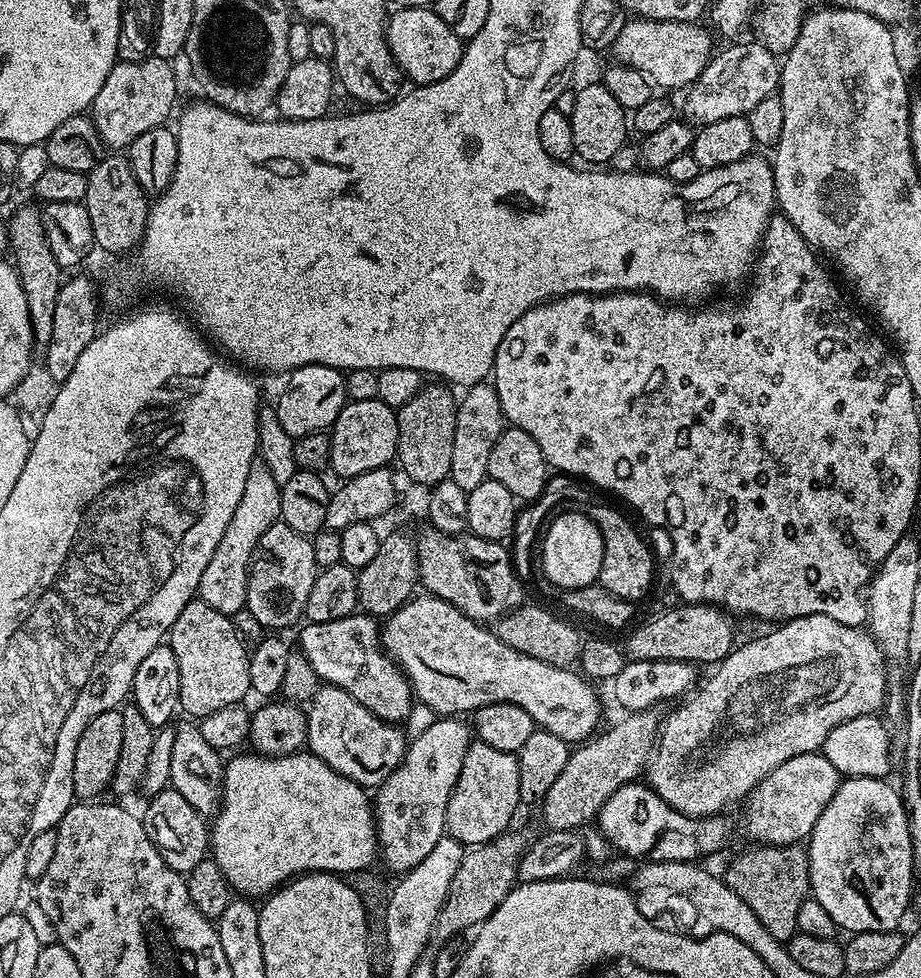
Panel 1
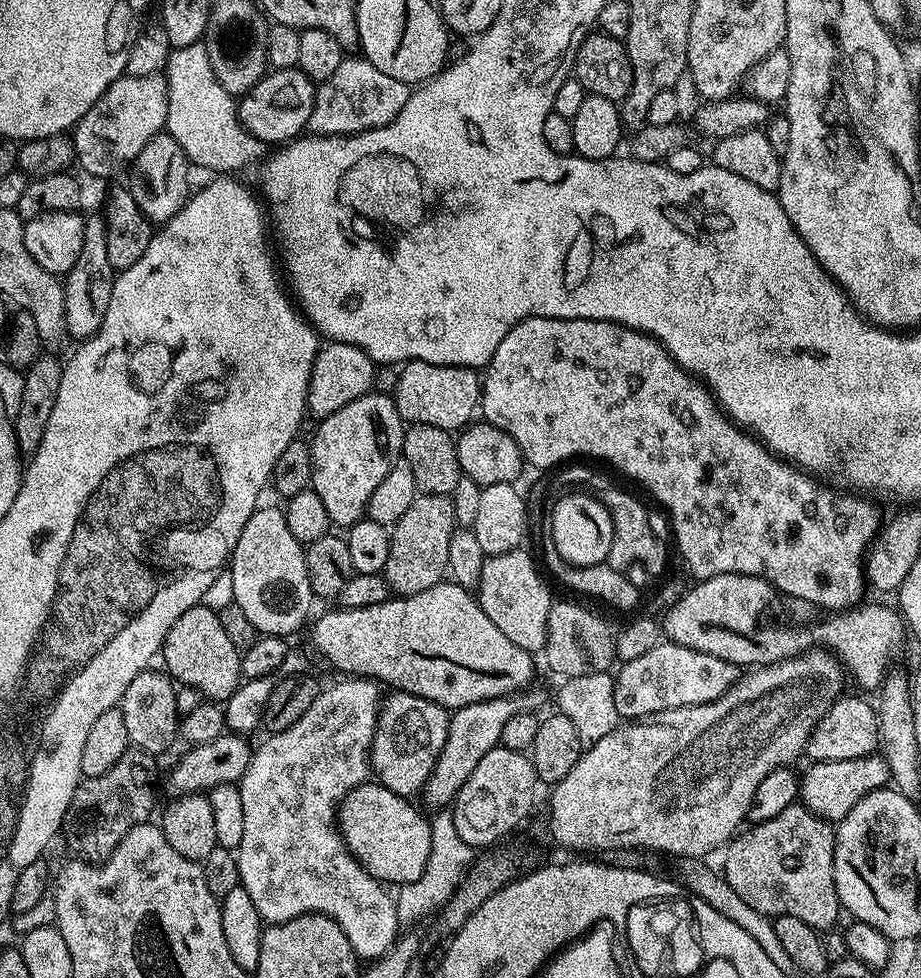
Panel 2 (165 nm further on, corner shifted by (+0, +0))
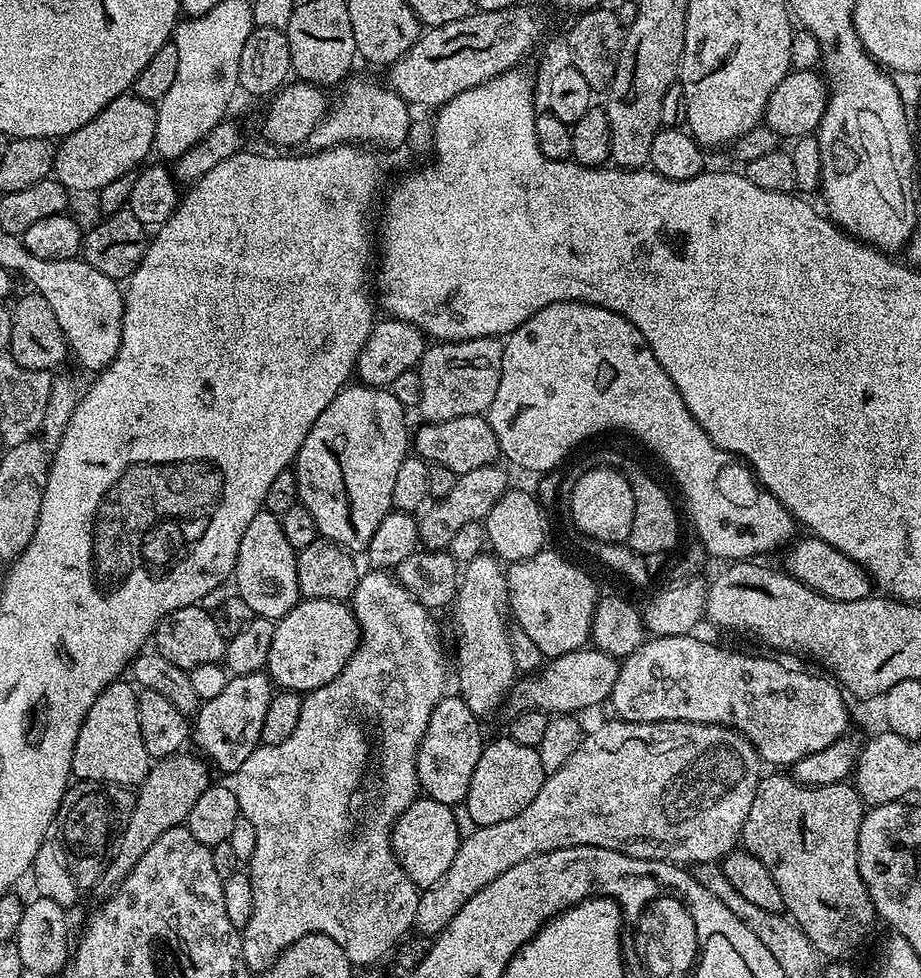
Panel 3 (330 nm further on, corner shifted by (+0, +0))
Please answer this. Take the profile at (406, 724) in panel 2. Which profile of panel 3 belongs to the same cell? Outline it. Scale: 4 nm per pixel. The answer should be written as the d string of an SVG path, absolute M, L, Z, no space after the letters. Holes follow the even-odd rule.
M458 694L445 695L435 707L416 756L420 787L429 799L453 806L467 799L470 779L486 743L480 724Z

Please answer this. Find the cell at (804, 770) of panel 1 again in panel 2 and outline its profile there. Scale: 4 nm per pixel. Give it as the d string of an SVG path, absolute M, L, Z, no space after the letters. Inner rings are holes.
M880 754L846 758L842 762L822 760L813 763L811 767L808 773L803 773L800 781L799 799L815 816L829 822L846 818L846 814L850 814L850 810L854 810L854 806L866 798L866 794L885 787L890 780L887 763Z

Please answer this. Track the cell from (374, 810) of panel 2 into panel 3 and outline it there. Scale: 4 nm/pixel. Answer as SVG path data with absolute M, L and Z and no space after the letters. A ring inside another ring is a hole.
M418 798L397 818L392 828L394 854L406 874L421 890L434 887L444 877L446 870L450 870L454 854L458 854L462 833L453 809L451 804Z

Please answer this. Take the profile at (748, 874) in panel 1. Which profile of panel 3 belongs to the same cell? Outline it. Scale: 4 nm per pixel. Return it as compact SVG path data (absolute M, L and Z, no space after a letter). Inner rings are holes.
M784 774L784 776L765 775L761 779L758 790L754 794L754 802L750 802L750 814L746 814L742 837L743 851L754 854L754 858L758 858L762 862L762 866L766 866L766 870L770 870L770 878L774 878L778 890L782 890L787 915L799 924L821 957L828 960L848 960L851 957L851 952L871 934L872 927L878 924L876 906L870 898L870 894L866 890L866 882L862 882L862 874L858 870L858 830L864 821L865 811L866 805L851 783L845 782L811 788L792 779L791 775Z

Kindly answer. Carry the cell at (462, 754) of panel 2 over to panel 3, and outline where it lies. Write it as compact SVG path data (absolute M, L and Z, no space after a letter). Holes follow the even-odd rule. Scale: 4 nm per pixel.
M585 646L570 654L551 657L539 672L517 679L511 693L511 711L547 712L549 714L584 714L587 708L611 697L614 682L618 682L621 661L595 646Z

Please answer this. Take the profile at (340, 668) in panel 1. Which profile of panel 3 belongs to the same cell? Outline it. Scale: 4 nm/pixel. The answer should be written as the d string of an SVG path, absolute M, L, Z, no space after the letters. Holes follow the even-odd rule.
M263 672L232 676L217 697L205 701L194 718L192 738L197 748L212 764L228 774L236 773L253 750L258 748L263 719L274 695L271 677Z

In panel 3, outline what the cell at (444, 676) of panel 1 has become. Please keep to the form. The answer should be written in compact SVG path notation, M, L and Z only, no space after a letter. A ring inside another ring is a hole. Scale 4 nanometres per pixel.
M305 600L276 621L266 672L277 689L307 694L334 682L360 644L360 627L343 600Z

